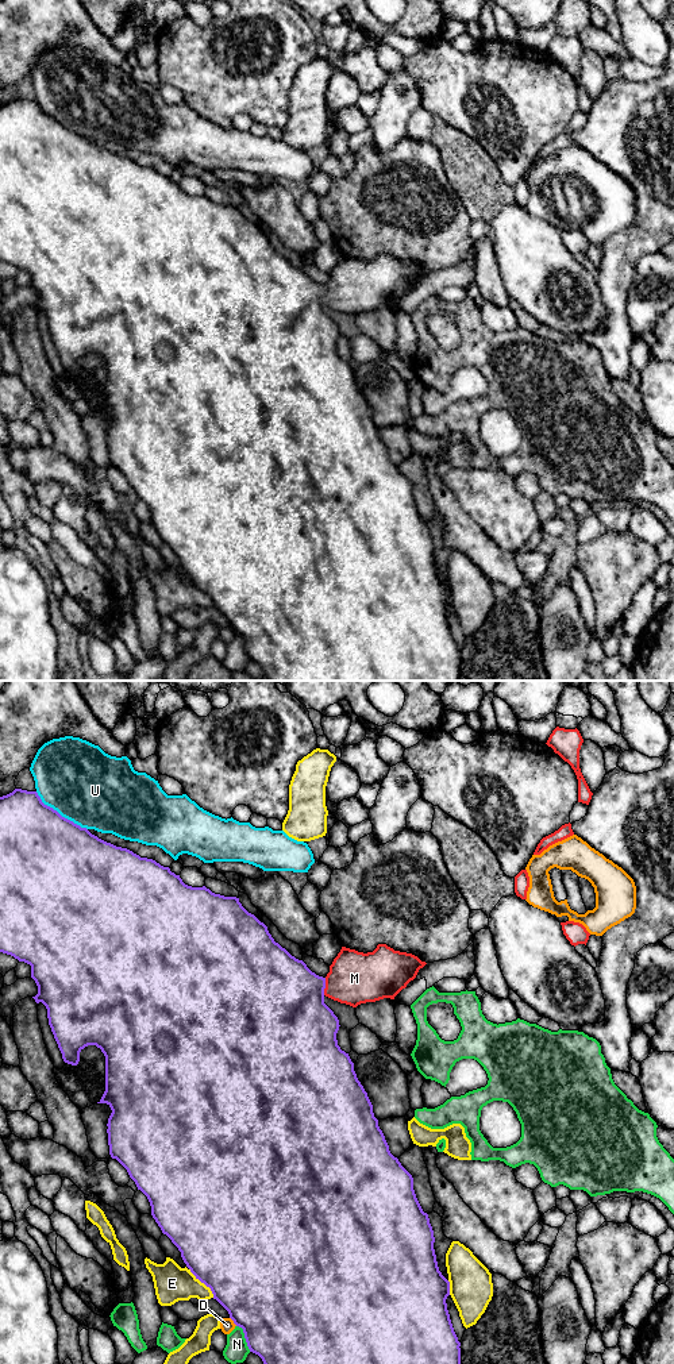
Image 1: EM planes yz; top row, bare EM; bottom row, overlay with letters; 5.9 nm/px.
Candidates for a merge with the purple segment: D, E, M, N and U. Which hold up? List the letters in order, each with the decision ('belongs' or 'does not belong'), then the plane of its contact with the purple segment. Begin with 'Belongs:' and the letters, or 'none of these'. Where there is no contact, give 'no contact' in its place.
Belongs: M
D: does not belong; meets purple in yz
E: does not belong; meets purple in yz
M: belongs; meets purple in yz
N: does not belong; meets purple in yz
U: does not belong; meets purple in yz

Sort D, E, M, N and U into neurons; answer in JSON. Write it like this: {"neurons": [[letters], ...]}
{"neurons": [["D"], ["E"], ["M"], ["N"], ["U"]]}

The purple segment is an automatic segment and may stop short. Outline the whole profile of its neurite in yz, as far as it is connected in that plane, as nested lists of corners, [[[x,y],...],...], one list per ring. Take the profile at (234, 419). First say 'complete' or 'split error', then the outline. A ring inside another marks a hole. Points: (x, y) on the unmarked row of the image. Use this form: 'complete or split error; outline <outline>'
split error; outline [[[15,97],[12,101],[0,105],[0,261],[31,274],[31,286],[38,294],[38,303],[32,307],[36,312],[42,311],[46,315],[49,334],[65,371],[77,374],[80,361],[88,354],[96,354],[104,362],[105,400],[97,412],[107,412],[112,419],[107,432],[111,466],[116,467],[127,478],[138,498],[147,505],[151,515],[151,524],[162,542],[178,556],[184,571],[196,587],[211,597],[213,608],[228,620],[234,632],[243,637],[250,660],[258,663],[270,681],[459,681],[461,651],[454,640],[446,612],[450,604],[450,590],[442,583],[438,575],[434,558],[435,546],[428,523],[423,520],[416,506],[412,483],[389,459],[385,444],[378,435],[378,428],[374,425],[373,413],[357,386],[354,371],[348,362],[342,359],[338,354],[336,342],[340,335],[339,328],[324,312],[326,305],[353,316],[384,307],[394,308],[394,305],[416,286],[419,278],[427,273],[425,270],[421,270],[412,262],[394,259],[386,253],[378,253],[373,261],[367,262],[342,255],[330,274],[327,285],[319,285],[312,281],[303,269],[296,267],[276,251],[267,235],[254,223],[249,221],[239,211],[239,207],[215,203],[205,194],[192,196],[185,193],[180,184],[172,181],[169,176],[163,176],[153,167],[140,166],[127,157],[116,155],[99,147],[86,136],[81,136],[62,126],[53,116],[45,113],[36,100],[22,97]]]

